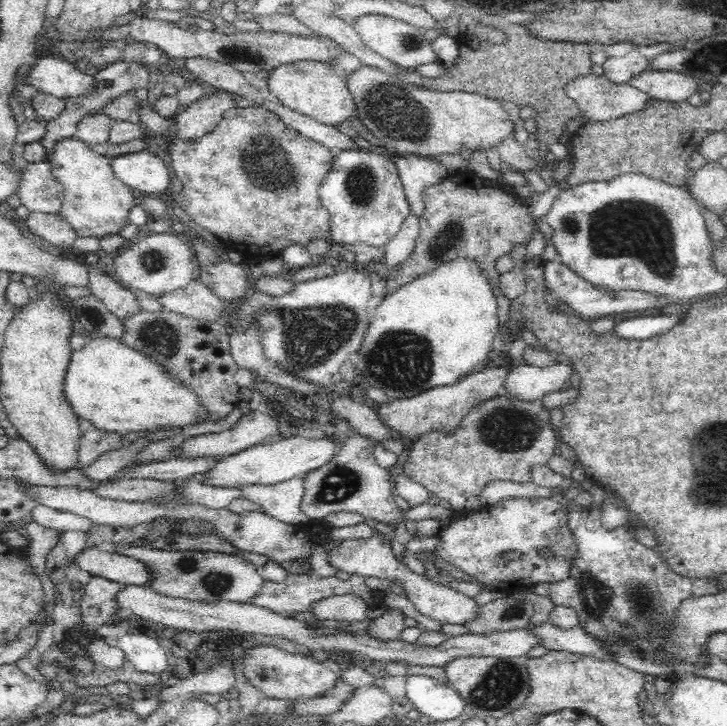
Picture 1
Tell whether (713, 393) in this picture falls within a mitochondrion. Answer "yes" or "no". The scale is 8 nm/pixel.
no

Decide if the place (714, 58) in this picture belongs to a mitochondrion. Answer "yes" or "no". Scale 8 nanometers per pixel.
yes

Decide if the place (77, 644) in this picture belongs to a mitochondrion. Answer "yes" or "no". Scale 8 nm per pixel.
yes

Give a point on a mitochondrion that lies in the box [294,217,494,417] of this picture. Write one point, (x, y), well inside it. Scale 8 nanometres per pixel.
(402, 361)

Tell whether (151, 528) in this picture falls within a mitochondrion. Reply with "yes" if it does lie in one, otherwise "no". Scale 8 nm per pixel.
no

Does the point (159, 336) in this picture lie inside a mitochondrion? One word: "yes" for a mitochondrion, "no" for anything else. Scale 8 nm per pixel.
yes

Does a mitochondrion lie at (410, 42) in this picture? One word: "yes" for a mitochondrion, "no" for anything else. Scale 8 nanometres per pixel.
yes

